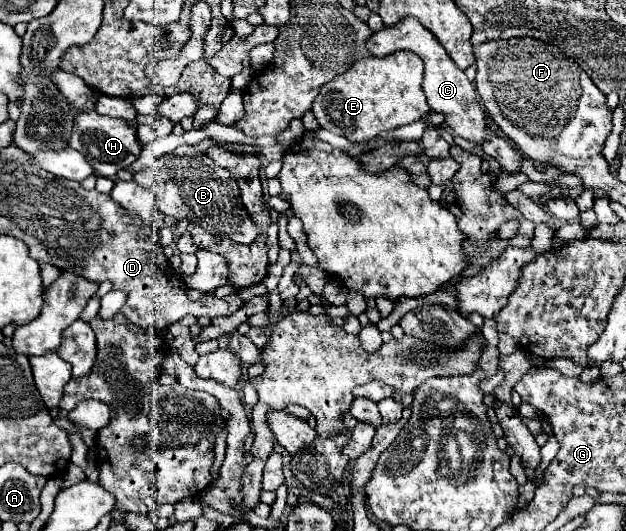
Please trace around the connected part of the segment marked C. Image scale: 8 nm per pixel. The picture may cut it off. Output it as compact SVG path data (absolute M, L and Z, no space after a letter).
M405 17L403 21L399 21L399 25L395 27L385 27L383 31L377 31L369 37L367 41L367 49L377 55L377 57L385 57L391 55L393 51L413 51L415 55L419 55L425 63L425 79L423 79L423 89L427 95L427 103L433 111L443 113L445 115L445 123L453 129L455 135L475 143L475 145L483 145L489 141L489 133L487 133L487 121L485 121L485 111L477 99L475 87L473 83L465 77L465 73L451 61L451 57L447 55L447 51L439 45L437 37L427 31L419 21L415 21L413 17Z

